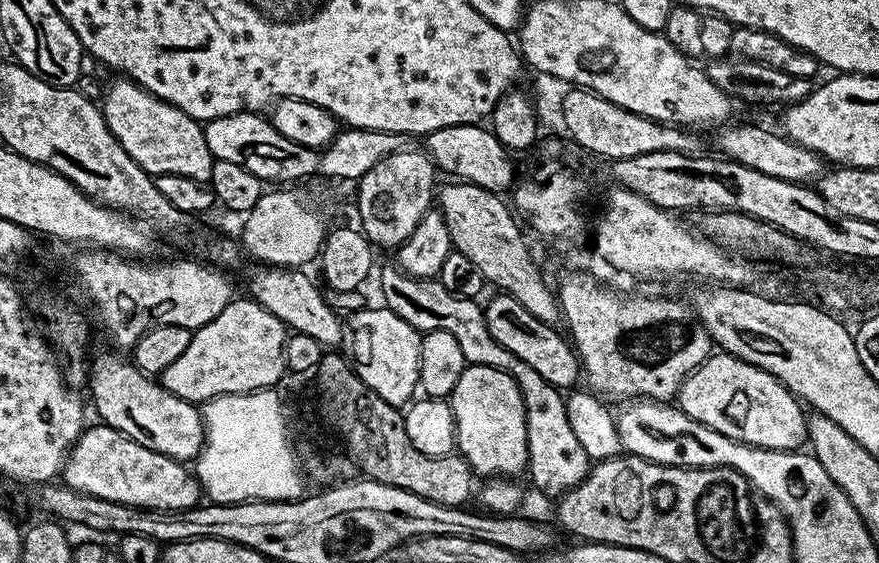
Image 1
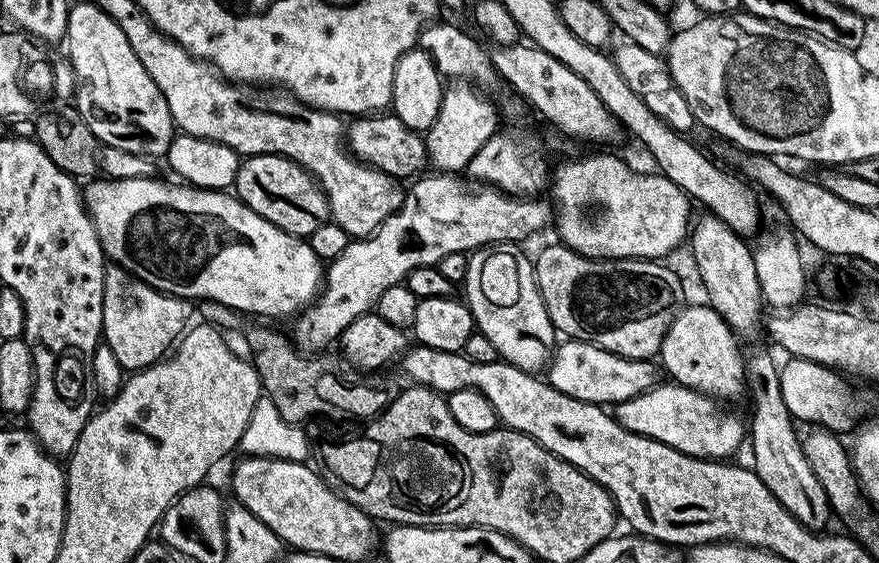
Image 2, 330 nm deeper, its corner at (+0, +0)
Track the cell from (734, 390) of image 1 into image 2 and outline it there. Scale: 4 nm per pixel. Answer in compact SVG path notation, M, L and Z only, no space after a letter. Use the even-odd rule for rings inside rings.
M568 338L563 342L565 344L560 342L555 345L552 361L546 368L546 379L570 398L601 406L615 406L661 383L661 369L652 360L627 360L585 340Z

